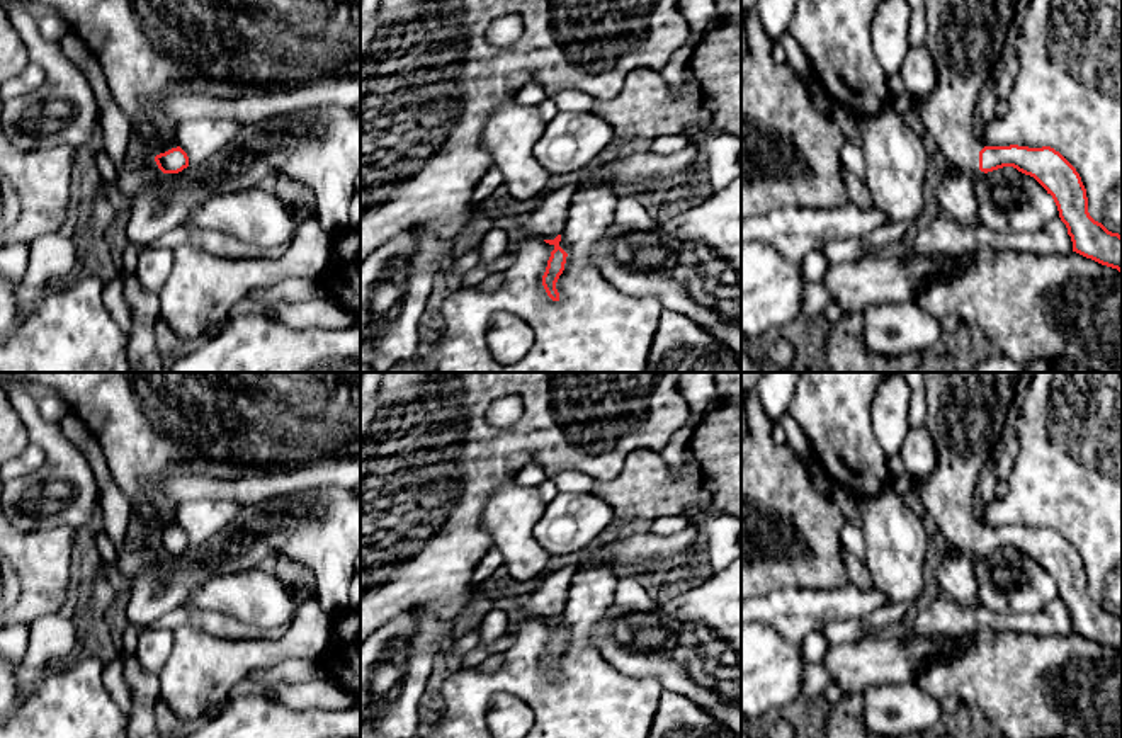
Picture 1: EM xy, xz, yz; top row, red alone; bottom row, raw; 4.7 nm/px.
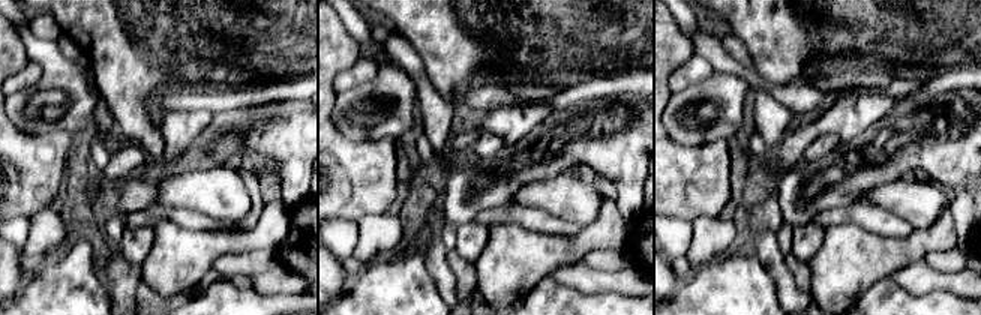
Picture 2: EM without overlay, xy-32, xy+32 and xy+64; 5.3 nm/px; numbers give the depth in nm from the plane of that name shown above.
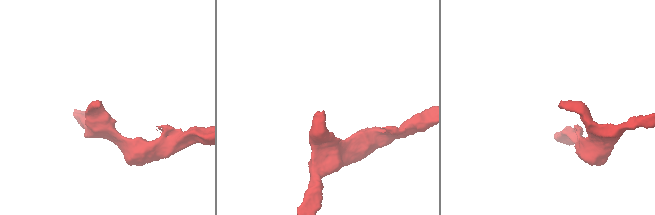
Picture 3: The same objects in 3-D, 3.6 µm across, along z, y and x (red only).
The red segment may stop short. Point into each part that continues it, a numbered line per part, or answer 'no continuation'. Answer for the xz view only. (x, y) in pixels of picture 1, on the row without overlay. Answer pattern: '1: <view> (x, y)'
1: xz (645, 550)

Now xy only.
1: xy (145, 422)

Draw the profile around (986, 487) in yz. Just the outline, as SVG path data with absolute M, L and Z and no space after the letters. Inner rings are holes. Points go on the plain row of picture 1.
M989 457L978 476L976 491L986 503L989 503L996 498L998 483L1000 480L994 474L994 459Z

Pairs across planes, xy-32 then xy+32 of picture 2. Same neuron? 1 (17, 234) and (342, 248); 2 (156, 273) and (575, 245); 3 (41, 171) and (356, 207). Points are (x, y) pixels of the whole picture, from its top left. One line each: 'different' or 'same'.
1: same
2: same
3: same

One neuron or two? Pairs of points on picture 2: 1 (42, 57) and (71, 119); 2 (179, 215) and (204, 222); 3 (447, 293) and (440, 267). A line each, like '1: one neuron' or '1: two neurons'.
1: one neuron
2: one neuron
3: one neuron

